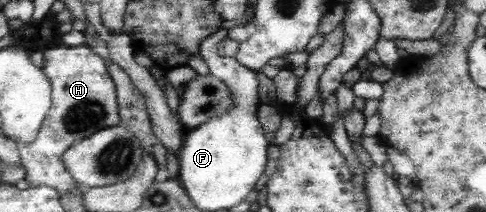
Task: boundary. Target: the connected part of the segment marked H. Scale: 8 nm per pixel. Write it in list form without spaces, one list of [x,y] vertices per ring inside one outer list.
[[[87,45],[59,46],[49,48],[42,53],[45,59],[45,66],[42,70],[51,82],[50,110],[47,111],[46,118],[42,120],[42,127],[37,138],[35,138],[35,142],[27,144],[26,147],[23,143],[18,143],[17,148],[19,149],[20,165],[26,172],[24,178],[28,182],[28,187],[49,186],[57,189],[59,196],[63,196],[63,194],[69,194],[69,192],[73,193],[73,190],[79,186],[63,166],[63,152],[67,151],[74,143],[99,132],[100,129],[120,124],[118,96],[116,86],[107,71],[107,66],[105,66],[105,60],[94,53]]]

